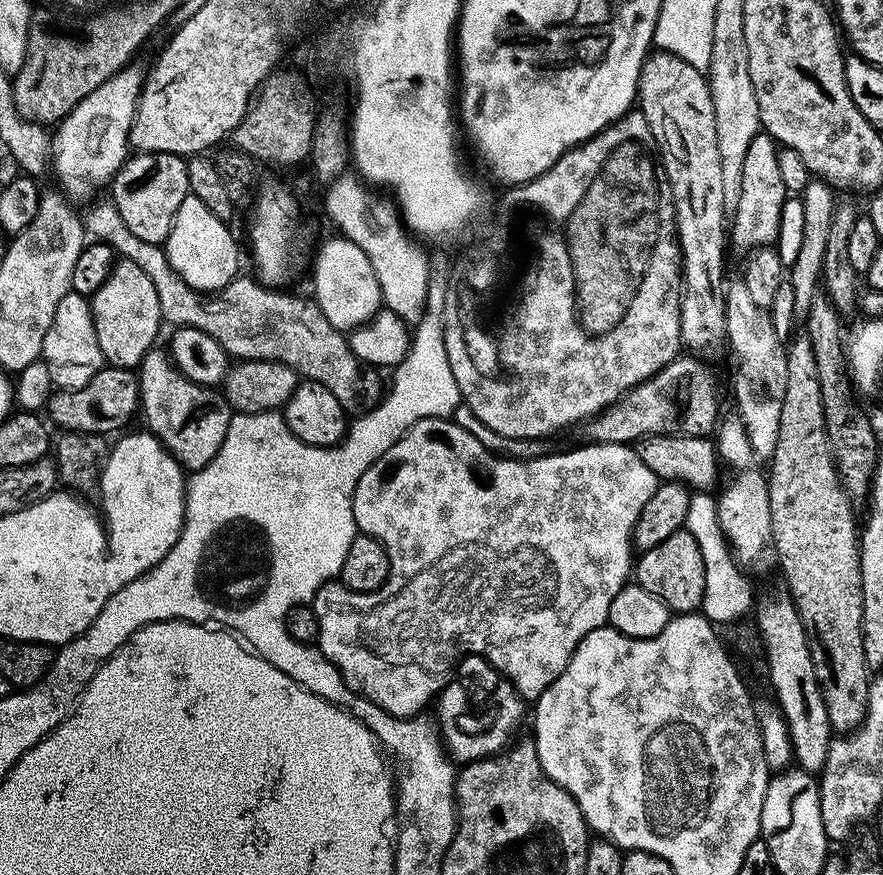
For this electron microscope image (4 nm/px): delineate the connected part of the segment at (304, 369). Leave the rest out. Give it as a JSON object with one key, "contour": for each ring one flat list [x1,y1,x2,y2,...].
{"contour":[[111,202,94,205,88,213,86,211,83,213,82,219,89,237,106,242,117,257,134,262,134,266,146,270,146,275,150,278,150,282,154,282,154,290,158,294,160,315,167,323,169,320,176,328,197,328,210,334,210,338,214,338,214,342,218,342,218,346,222,346,222,350,237,361,277,360,282,362,293,368,303,379,313,380,326,386,326,390,330,390,330,394,334,394,334,398,342,402,345,410,353,410,352,408,367,410,380,403,382,386,380,388,379,374,381,373,376,370,366,370,365,365,351,352,348,336,341,329,330,326,330,322,326,322,326,314,322,314,315,299,303,300,300,296,287,296,286,293,280,292,284,290,265,286,260,283,259,279,251,275,250,277,244,276,245,274,237,275,235,280,231,280,219,292,195,292,170,266,161,245,142,242,142,238,134,238,130,226,122,222,122,214,118,214,118,210]]}

